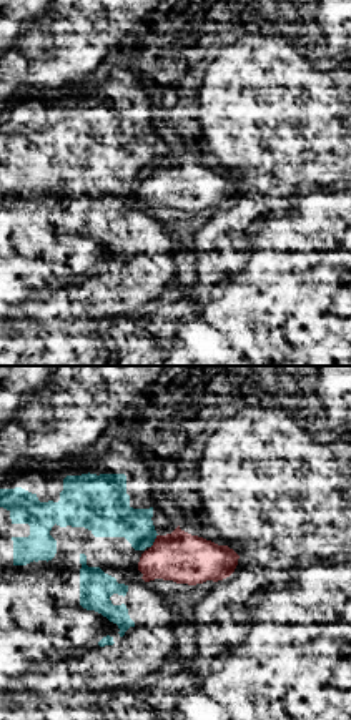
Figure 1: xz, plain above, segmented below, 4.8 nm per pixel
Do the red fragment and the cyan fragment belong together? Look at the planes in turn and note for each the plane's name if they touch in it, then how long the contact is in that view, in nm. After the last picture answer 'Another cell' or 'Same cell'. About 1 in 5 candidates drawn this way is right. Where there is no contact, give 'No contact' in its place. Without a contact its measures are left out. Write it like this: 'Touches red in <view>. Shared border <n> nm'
Touches red in xz. Shared border 80 nm

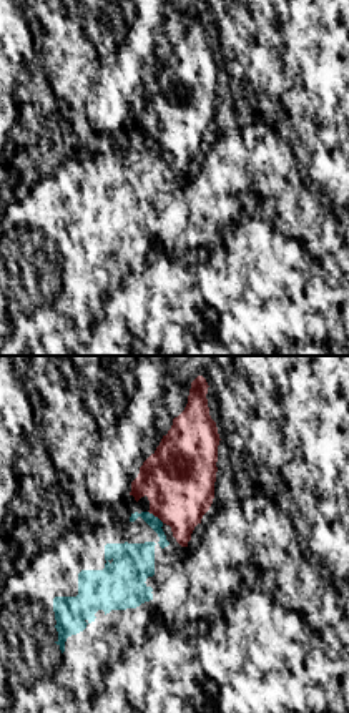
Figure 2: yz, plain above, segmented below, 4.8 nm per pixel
Touches red in yz. Shared border 100 nm

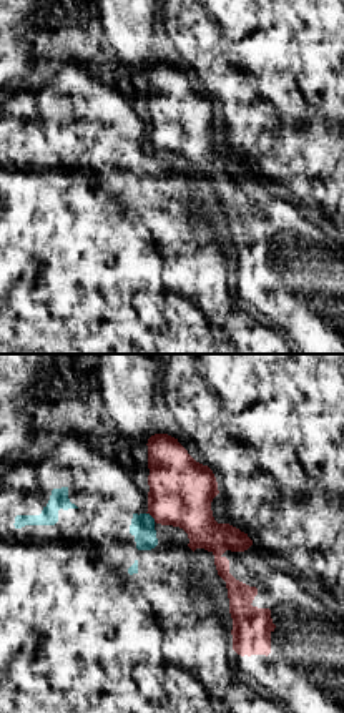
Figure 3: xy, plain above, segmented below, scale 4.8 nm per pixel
Touches red in xy. Shared border 60 nm

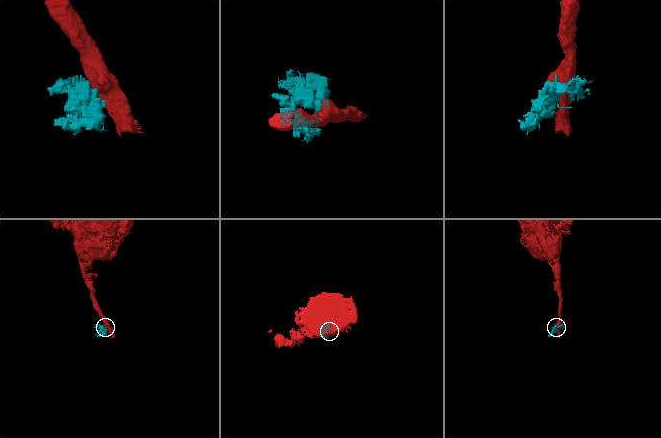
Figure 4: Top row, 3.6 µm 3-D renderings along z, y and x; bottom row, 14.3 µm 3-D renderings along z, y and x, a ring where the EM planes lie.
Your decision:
Another cell

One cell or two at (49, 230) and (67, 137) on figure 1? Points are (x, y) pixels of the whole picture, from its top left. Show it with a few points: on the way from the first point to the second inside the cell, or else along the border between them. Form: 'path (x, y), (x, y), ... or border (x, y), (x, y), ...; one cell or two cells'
path (49, 207), (52, 160); one cell

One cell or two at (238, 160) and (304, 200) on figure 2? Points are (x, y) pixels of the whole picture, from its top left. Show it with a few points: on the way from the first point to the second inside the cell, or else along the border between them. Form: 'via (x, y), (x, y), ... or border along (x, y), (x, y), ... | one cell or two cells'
via (246, 195), (258, 220), (271, 235), (301, 233) | one cell

